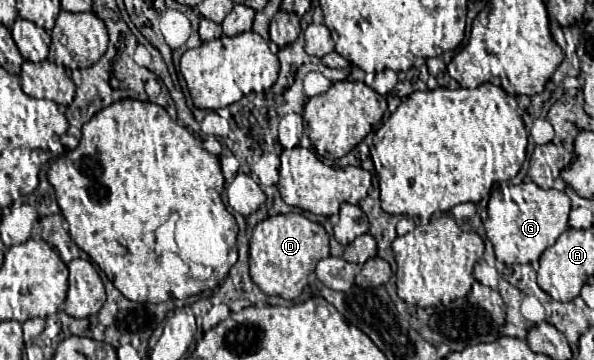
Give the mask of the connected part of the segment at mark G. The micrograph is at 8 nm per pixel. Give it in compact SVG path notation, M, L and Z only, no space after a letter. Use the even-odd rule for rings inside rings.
M509 180L504 182L498 182L498 186L492 191L492 196L488 194L486 197L490 197L490 202L487 205L488 219L484 222L484 228L486 228L486 236L488 240L492 242L494 246L494 252L496 252L496 258L500 262L504 262L506 265L513 264L531 264L535 271L540 267L539 259L540 254L552 246L558 236L568 228L568 212L570 212L570 198L564 194L564 192L558 192L554 188L550 190L542 190L538 188L534 182L524 182L520 185L510 185Z

